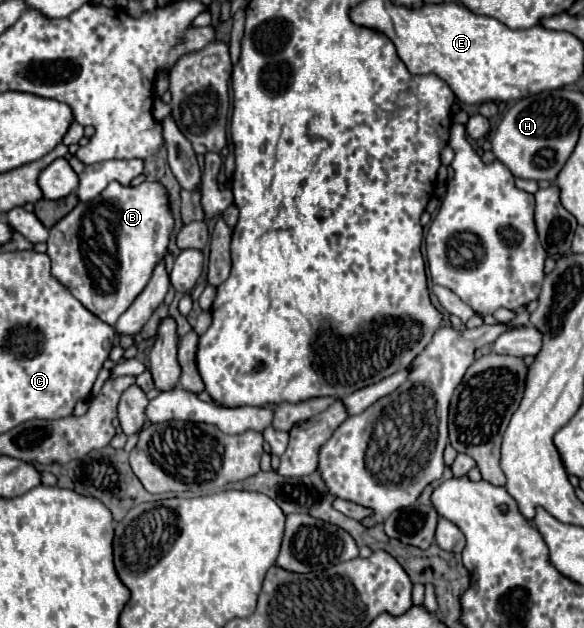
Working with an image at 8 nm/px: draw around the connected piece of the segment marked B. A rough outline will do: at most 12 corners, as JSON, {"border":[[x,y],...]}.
{"border":[[110,183],[48,237],[52,275],[116,325],[166,255],[160,183]]}

